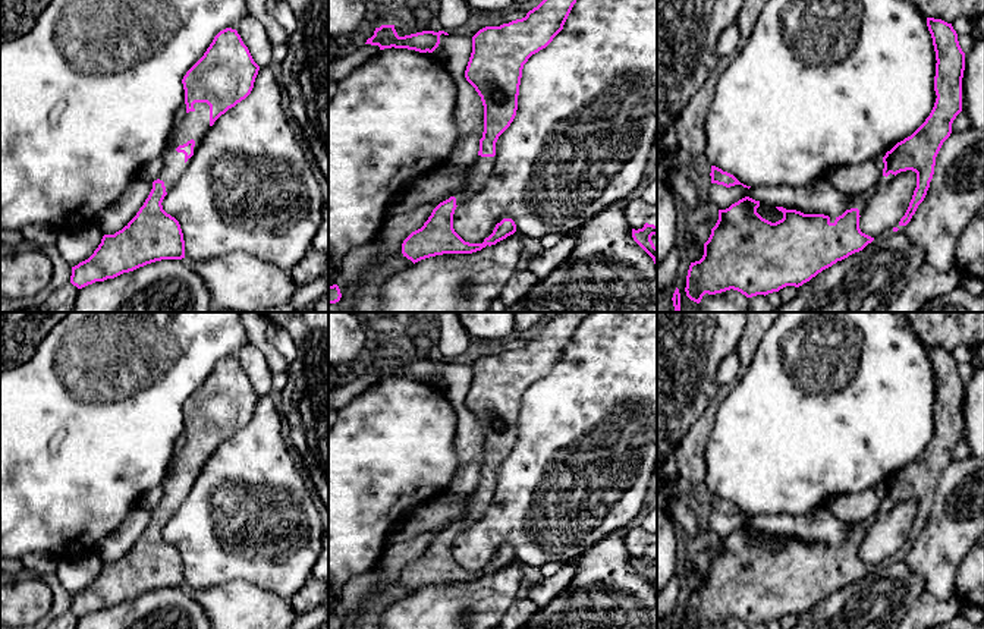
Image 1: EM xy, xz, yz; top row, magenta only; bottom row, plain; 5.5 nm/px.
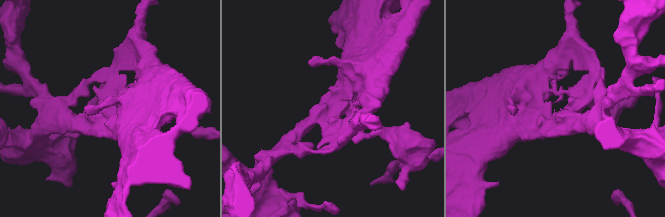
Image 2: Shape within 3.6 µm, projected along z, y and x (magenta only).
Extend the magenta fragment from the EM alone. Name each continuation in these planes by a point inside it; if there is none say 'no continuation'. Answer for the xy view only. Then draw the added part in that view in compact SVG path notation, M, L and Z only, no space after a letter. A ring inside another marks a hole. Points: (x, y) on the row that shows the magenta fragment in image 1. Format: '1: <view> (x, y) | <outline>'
1: xy (195, 125) | M195 103L194 111L186 113L183 120L180 122L175 139L172 145L163 152L164 164L157 174L157 179L164 182L166 192L169 192L180 176L185 173L186 167L191 164L191 158L185 158L183 152L177 152L176 148L179 145L186 144L188 141L194 139L194 154L198 150L202 138L210 130L210 106L207 103Z

